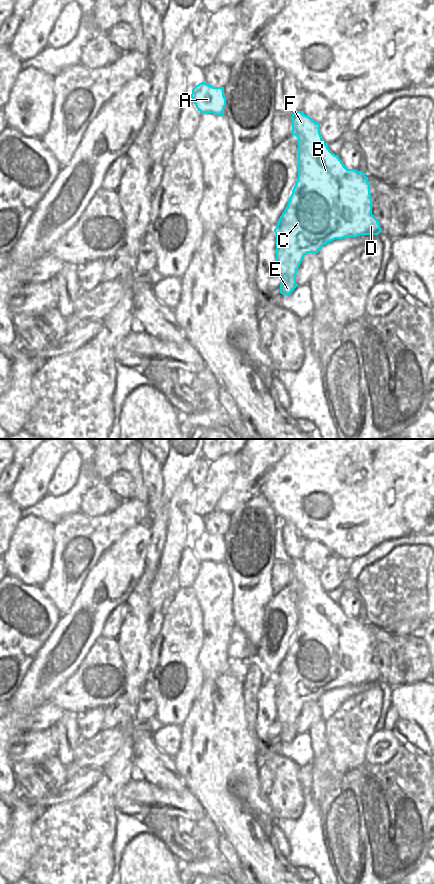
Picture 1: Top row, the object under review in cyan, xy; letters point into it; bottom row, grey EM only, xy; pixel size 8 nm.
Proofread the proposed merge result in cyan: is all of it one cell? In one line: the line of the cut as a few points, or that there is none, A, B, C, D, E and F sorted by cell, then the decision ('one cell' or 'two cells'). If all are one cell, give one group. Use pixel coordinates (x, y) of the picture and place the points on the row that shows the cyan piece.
no cut | A B C D E F | one cell

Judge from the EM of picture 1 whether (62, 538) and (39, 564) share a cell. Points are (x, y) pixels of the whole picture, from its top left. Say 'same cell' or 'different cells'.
different cells

